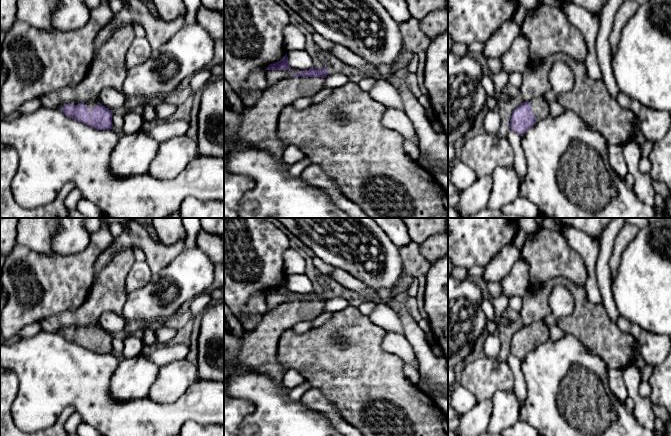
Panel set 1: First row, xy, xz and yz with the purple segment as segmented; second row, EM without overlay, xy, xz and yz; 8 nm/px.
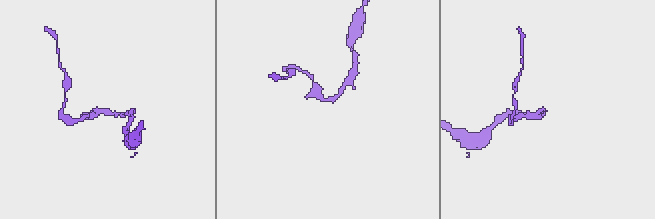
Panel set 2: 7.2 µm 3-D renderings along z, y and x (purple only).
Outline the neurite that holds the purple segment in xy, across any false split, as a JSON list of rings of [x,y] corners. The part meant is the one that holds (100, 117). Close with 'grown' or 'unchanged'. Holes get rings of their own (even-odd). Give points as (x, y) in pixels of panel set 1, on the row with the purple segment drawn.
[[[91,100],[86,103],[71,102],[60,109],[67,117],[73,118],[87,124],[97,130],[113,129],[113,111],[106,108],[98,100]]]; grown

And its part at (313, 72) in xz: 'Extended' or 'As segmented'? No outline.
Extended

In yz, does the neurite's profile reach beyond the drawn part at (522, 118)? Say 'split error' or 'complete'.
split error

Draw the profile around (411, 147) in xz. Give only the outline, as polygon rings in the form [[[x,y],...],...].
[[[404,140],[404,150],[406,154],[414,160],[420,156],[419,140]]]

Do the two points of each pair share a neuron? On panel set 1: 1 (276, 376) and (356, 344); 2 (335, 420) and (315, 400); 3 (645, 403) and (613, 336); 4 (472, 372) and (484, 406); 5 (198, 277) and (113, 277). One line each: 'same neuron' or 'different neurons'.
1: different neurons
2: same neuron
3: different neurons
4: different neurons
5: different neurons

